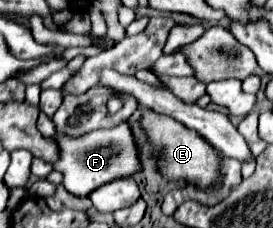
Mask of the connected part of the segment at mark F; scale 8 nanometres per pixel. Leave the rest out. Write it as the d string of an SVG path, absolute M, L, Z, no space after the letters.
M40 112L38 130L42 132L44 138L50 138L56 142L56 146L60 150L60 158L58 158L60 162L54 162L52 166L54 166L54 170L64 174L62 186L74 196L88 196L98 186L104 186L116 178L134 178L138 172L142 172L136 144L128 142L128 130L130 130L128 122L124 122L124 126L120 124L120 130L124 130L124 134L120 134L120 136L114 136L116 128L112 128L112 130L96 130L82 138L68 138L68 136L60 136L56 132L54 122L44 112Z

